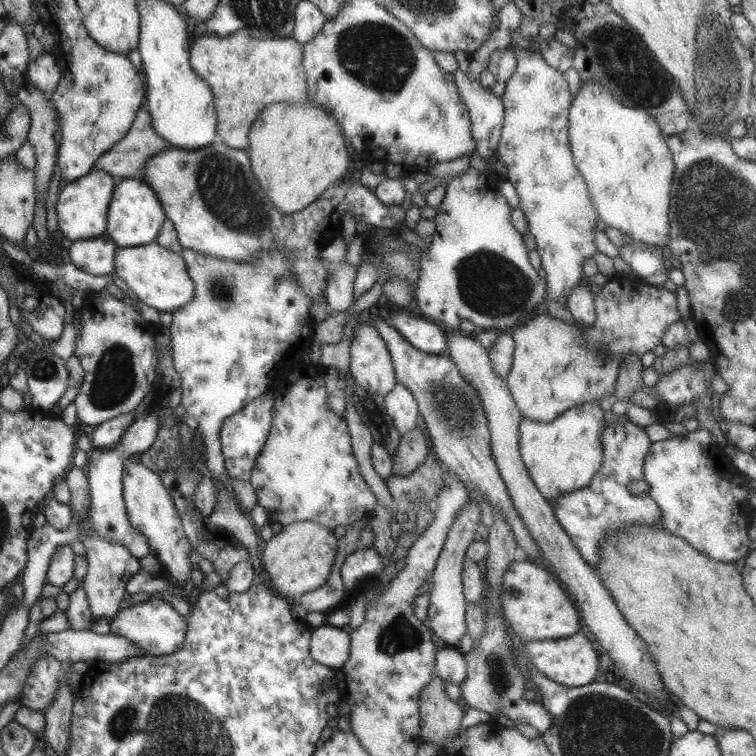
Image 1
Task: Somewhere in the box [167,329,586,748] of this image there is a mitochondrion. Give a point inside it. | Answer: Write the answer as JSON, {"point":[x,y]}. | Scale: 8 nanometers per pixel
{"point":[457,413]}

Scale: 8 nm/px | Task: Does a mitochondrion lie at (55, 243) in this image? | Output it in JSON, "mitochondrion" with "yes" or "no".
{"mitochondrion":"no"}

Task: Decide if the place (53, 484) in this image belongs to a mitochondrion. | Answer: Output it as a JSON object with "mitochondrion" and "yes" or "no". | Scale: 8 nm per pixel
{"mitochondrion":"no"}

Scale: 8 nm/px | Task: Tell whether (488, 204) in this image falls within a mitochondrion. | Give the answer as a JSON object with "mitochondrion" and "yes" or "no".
{"mitochondrion":"no"}

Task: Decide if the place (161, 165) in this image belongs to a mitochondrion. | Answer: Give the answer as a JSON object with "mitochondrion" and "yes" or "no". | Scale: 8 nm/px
{"mitochondrion":"no"}

